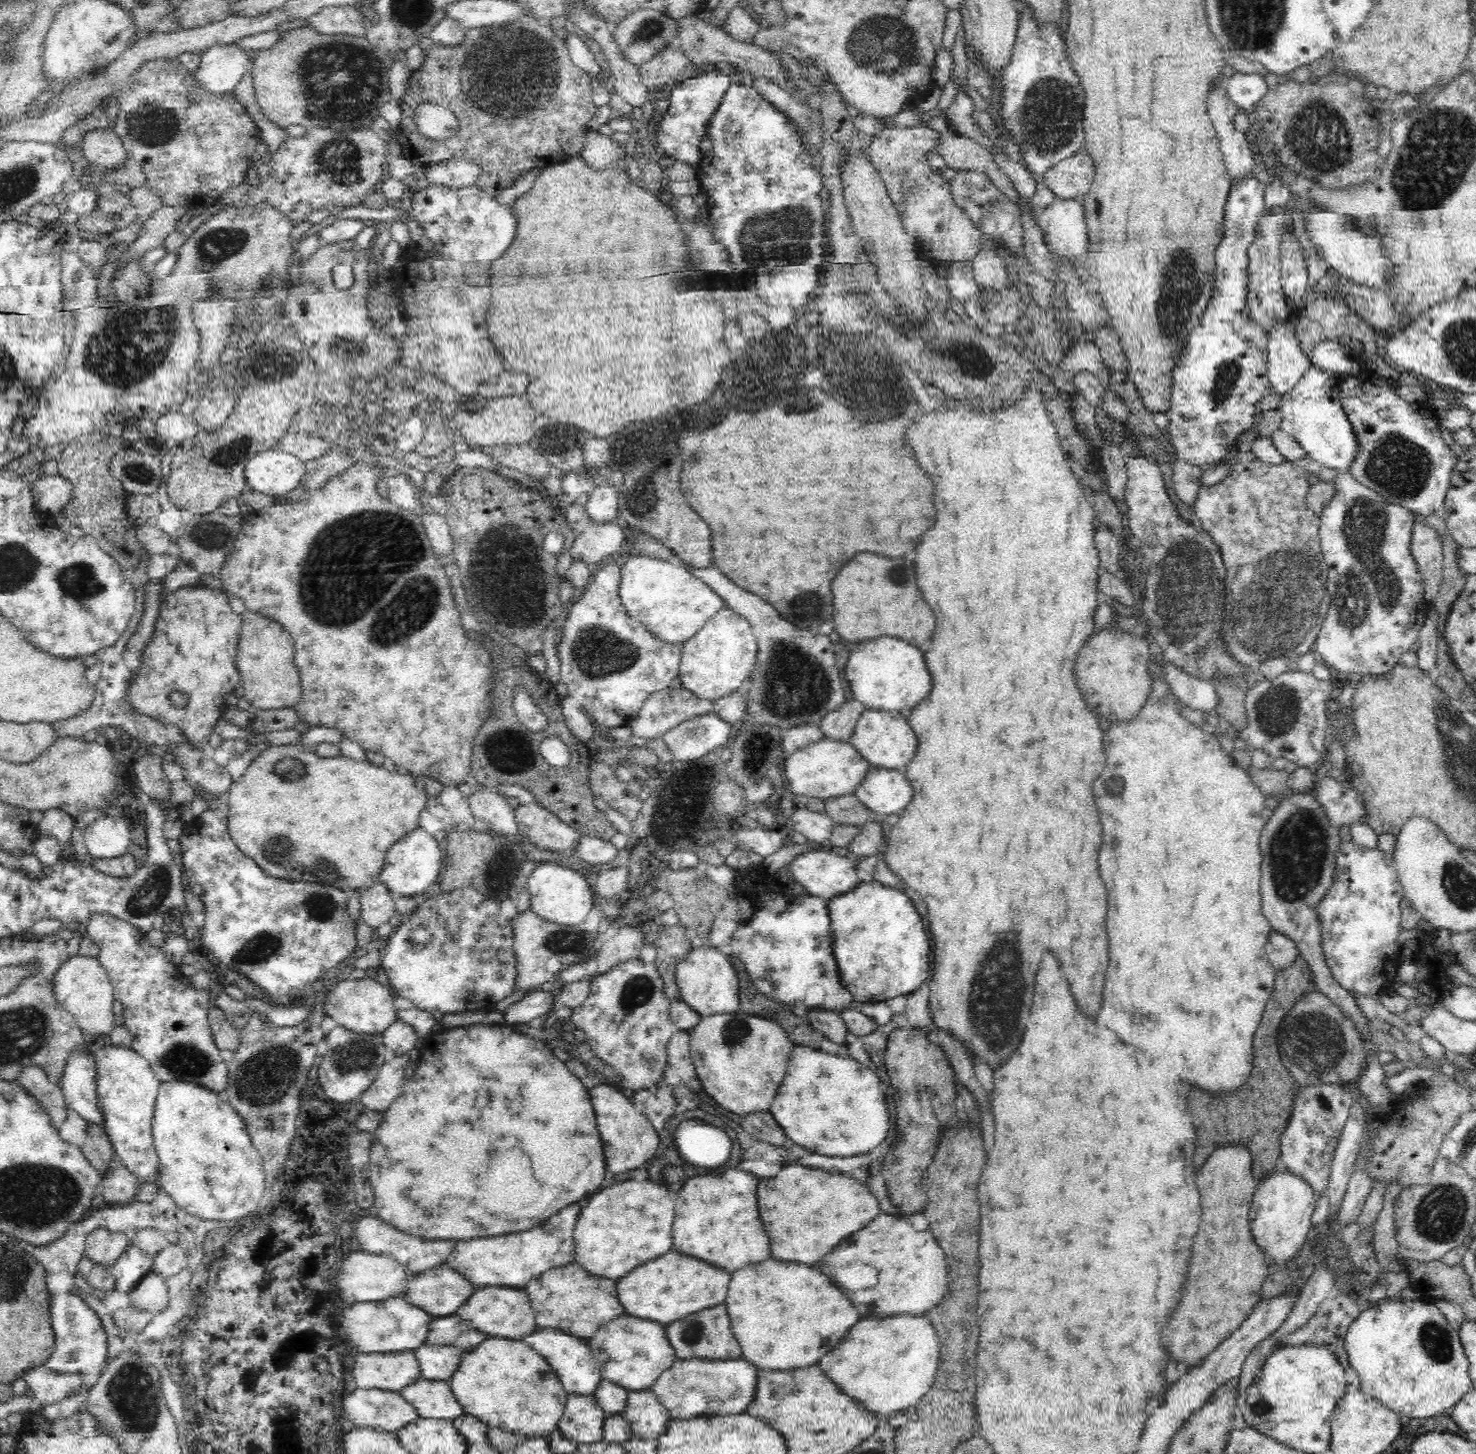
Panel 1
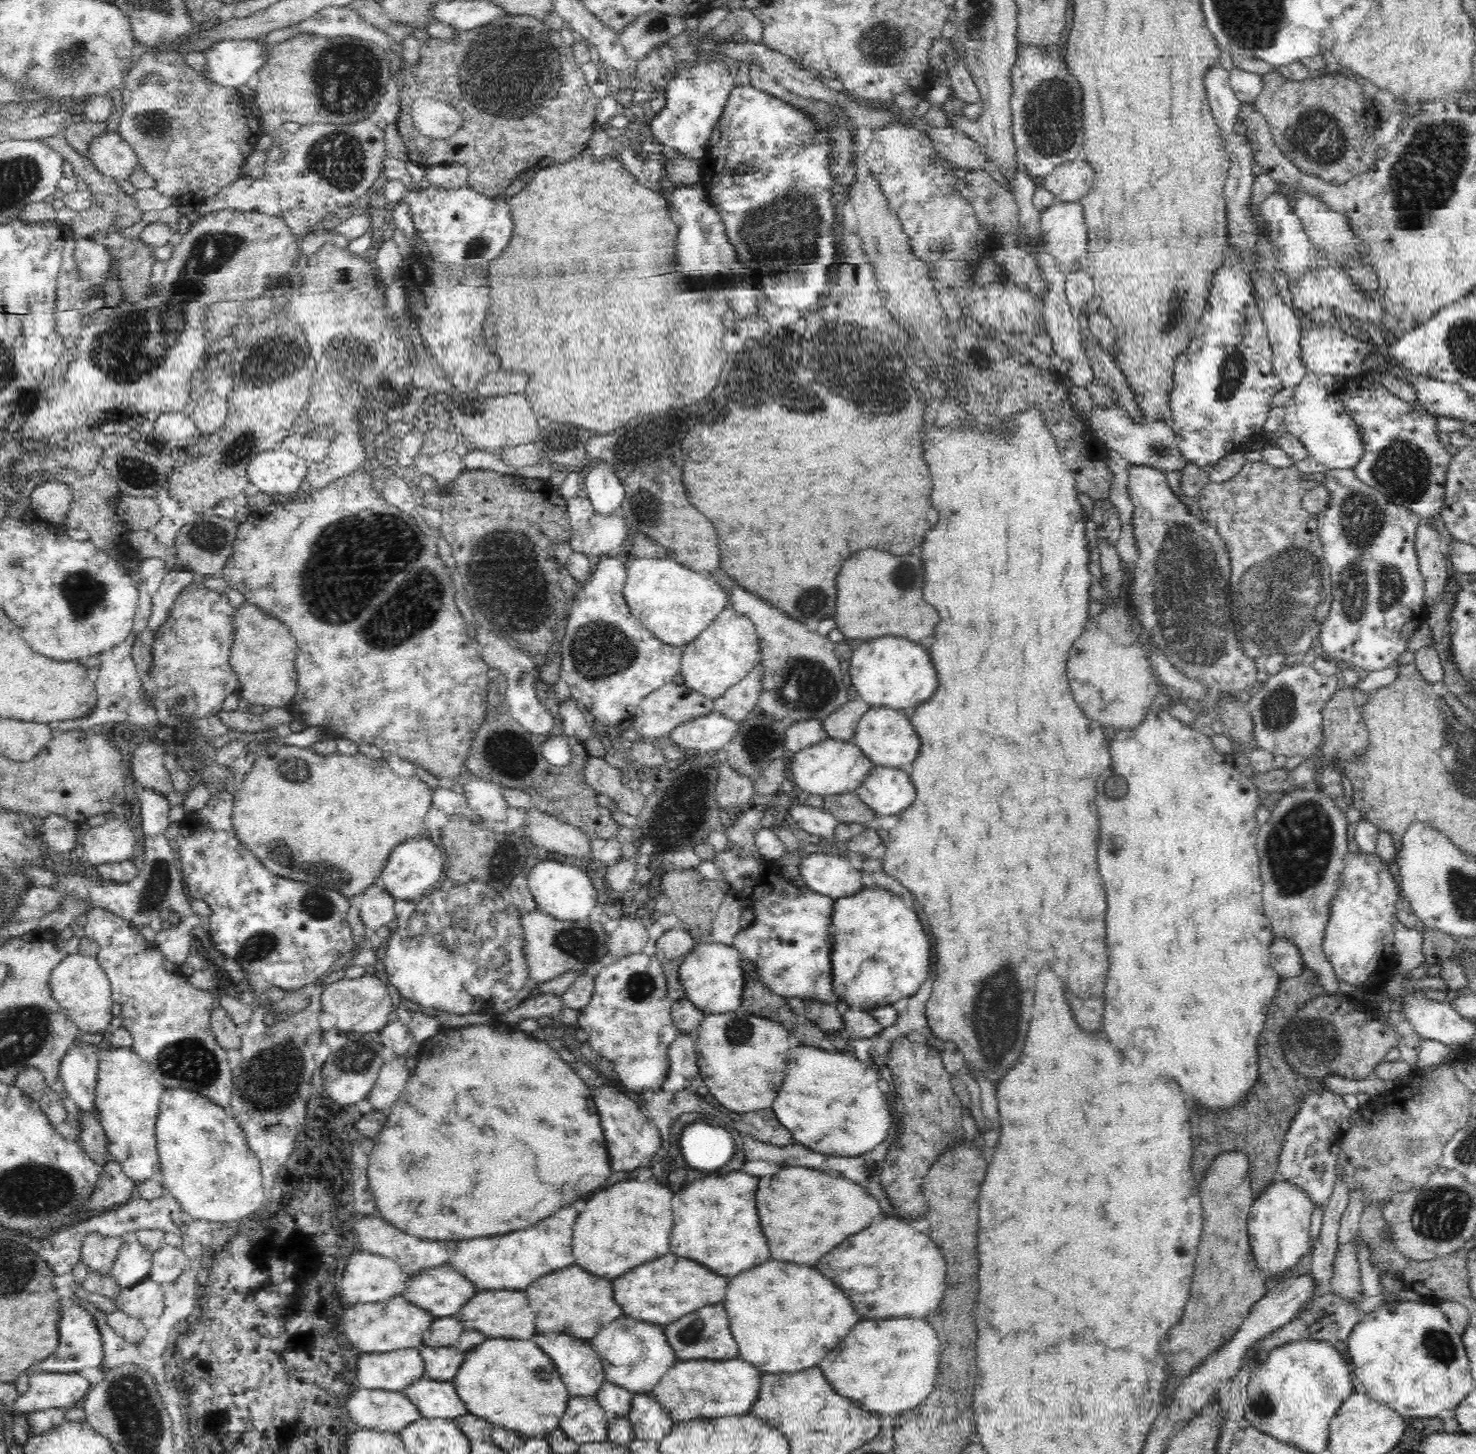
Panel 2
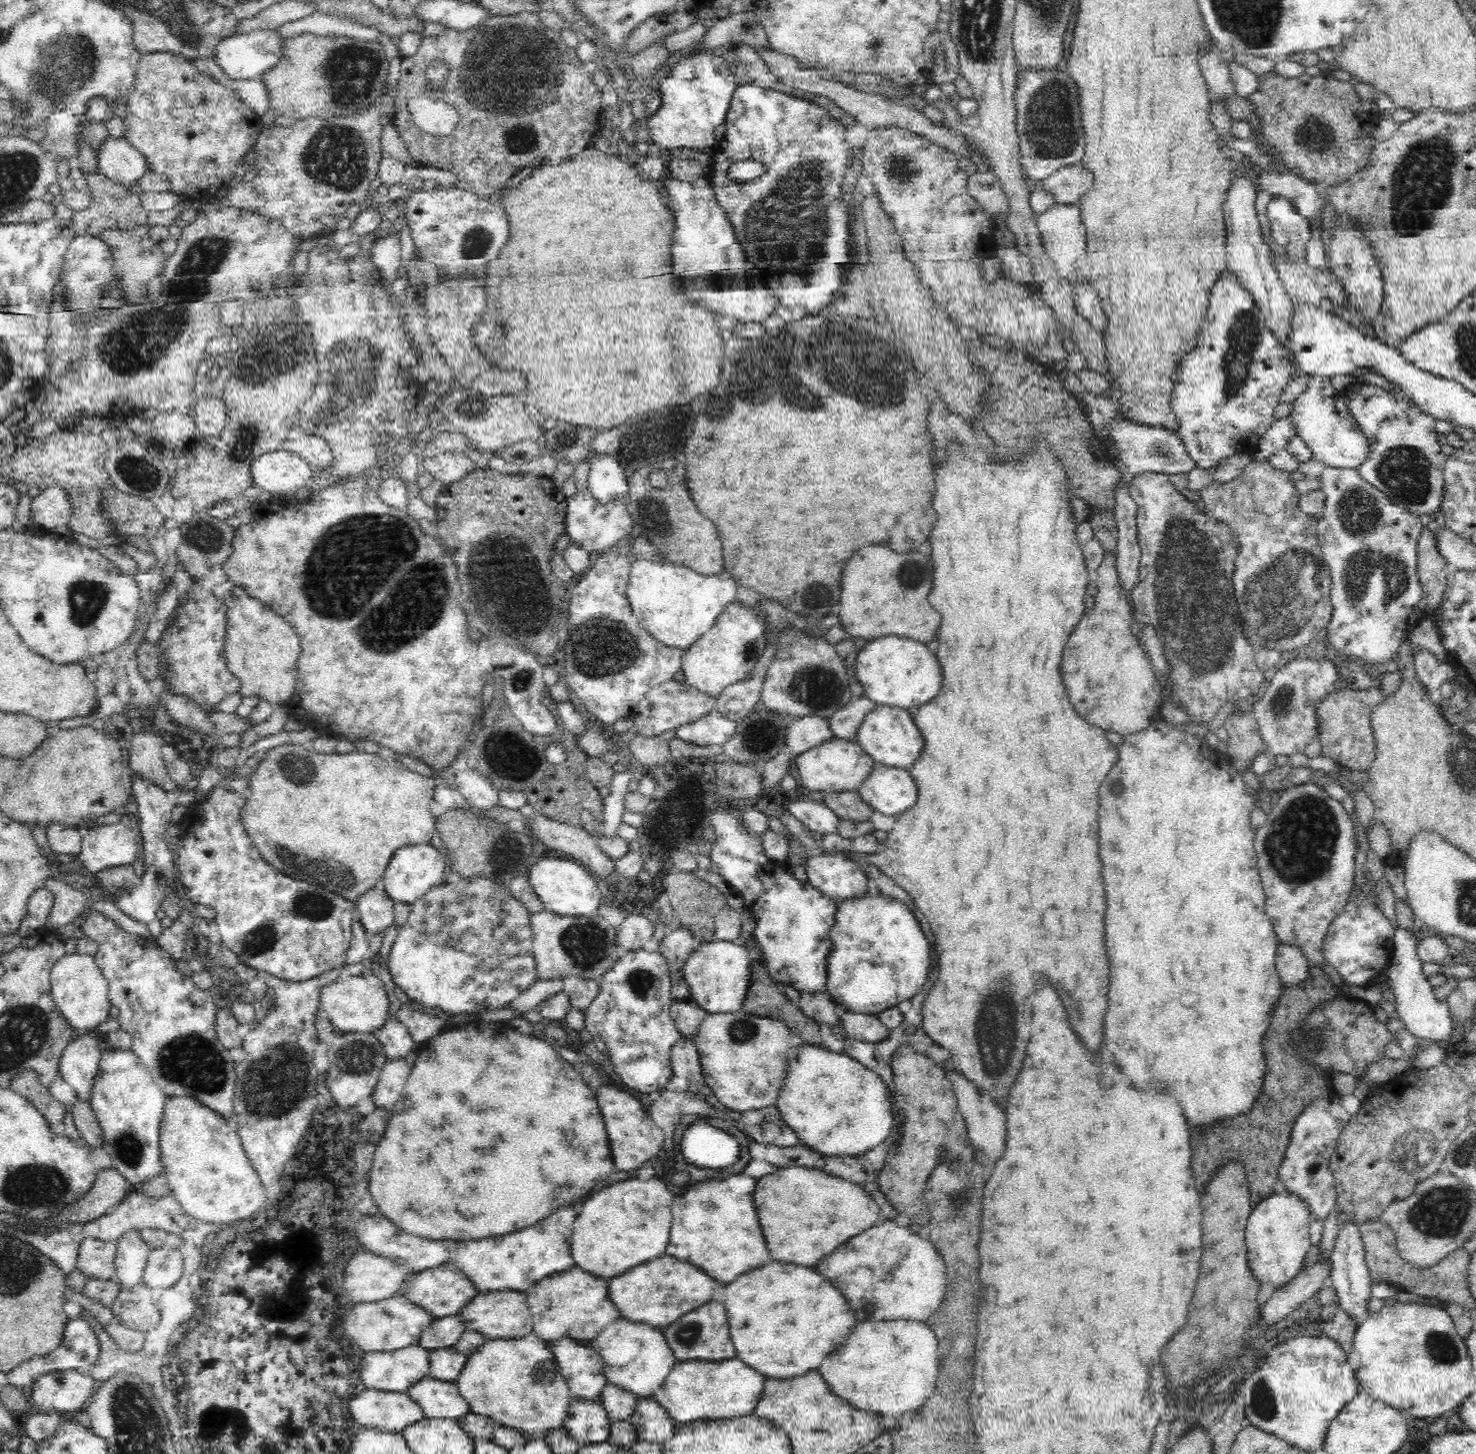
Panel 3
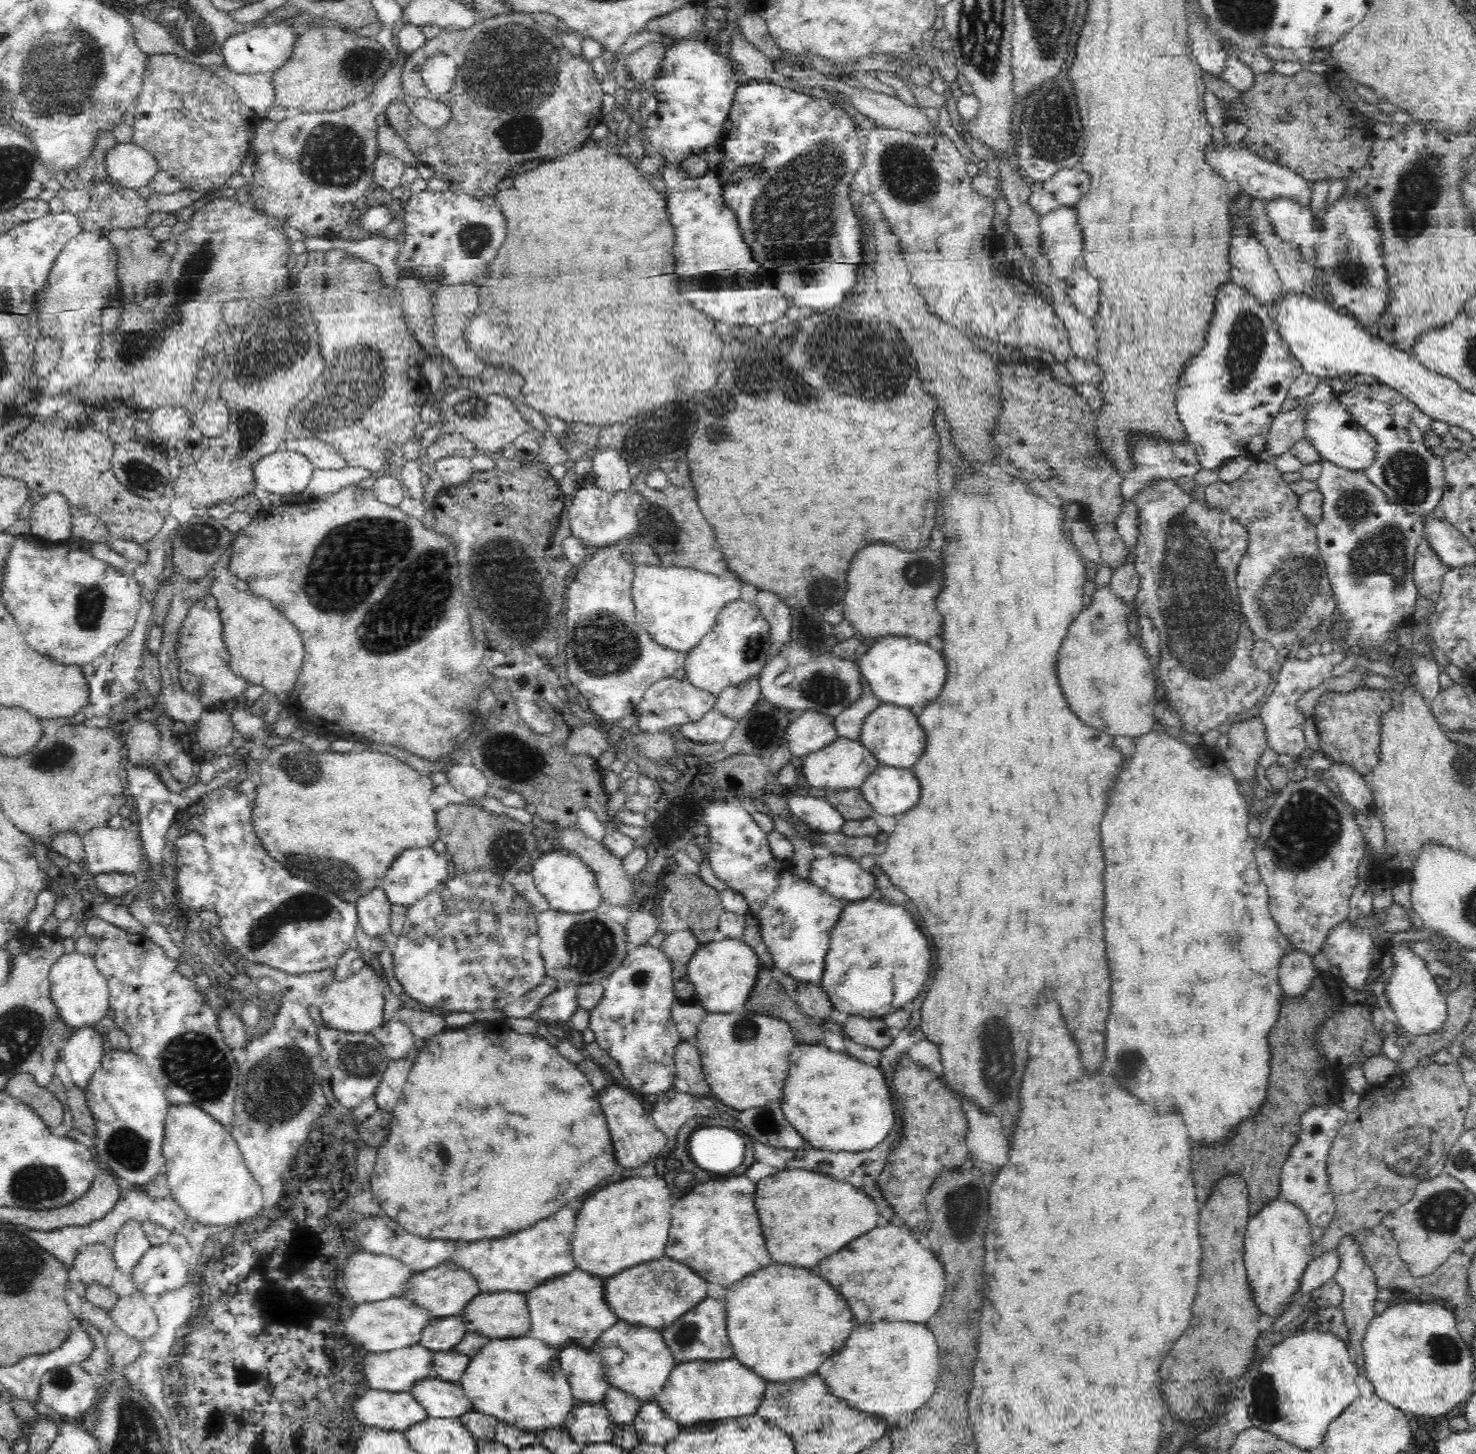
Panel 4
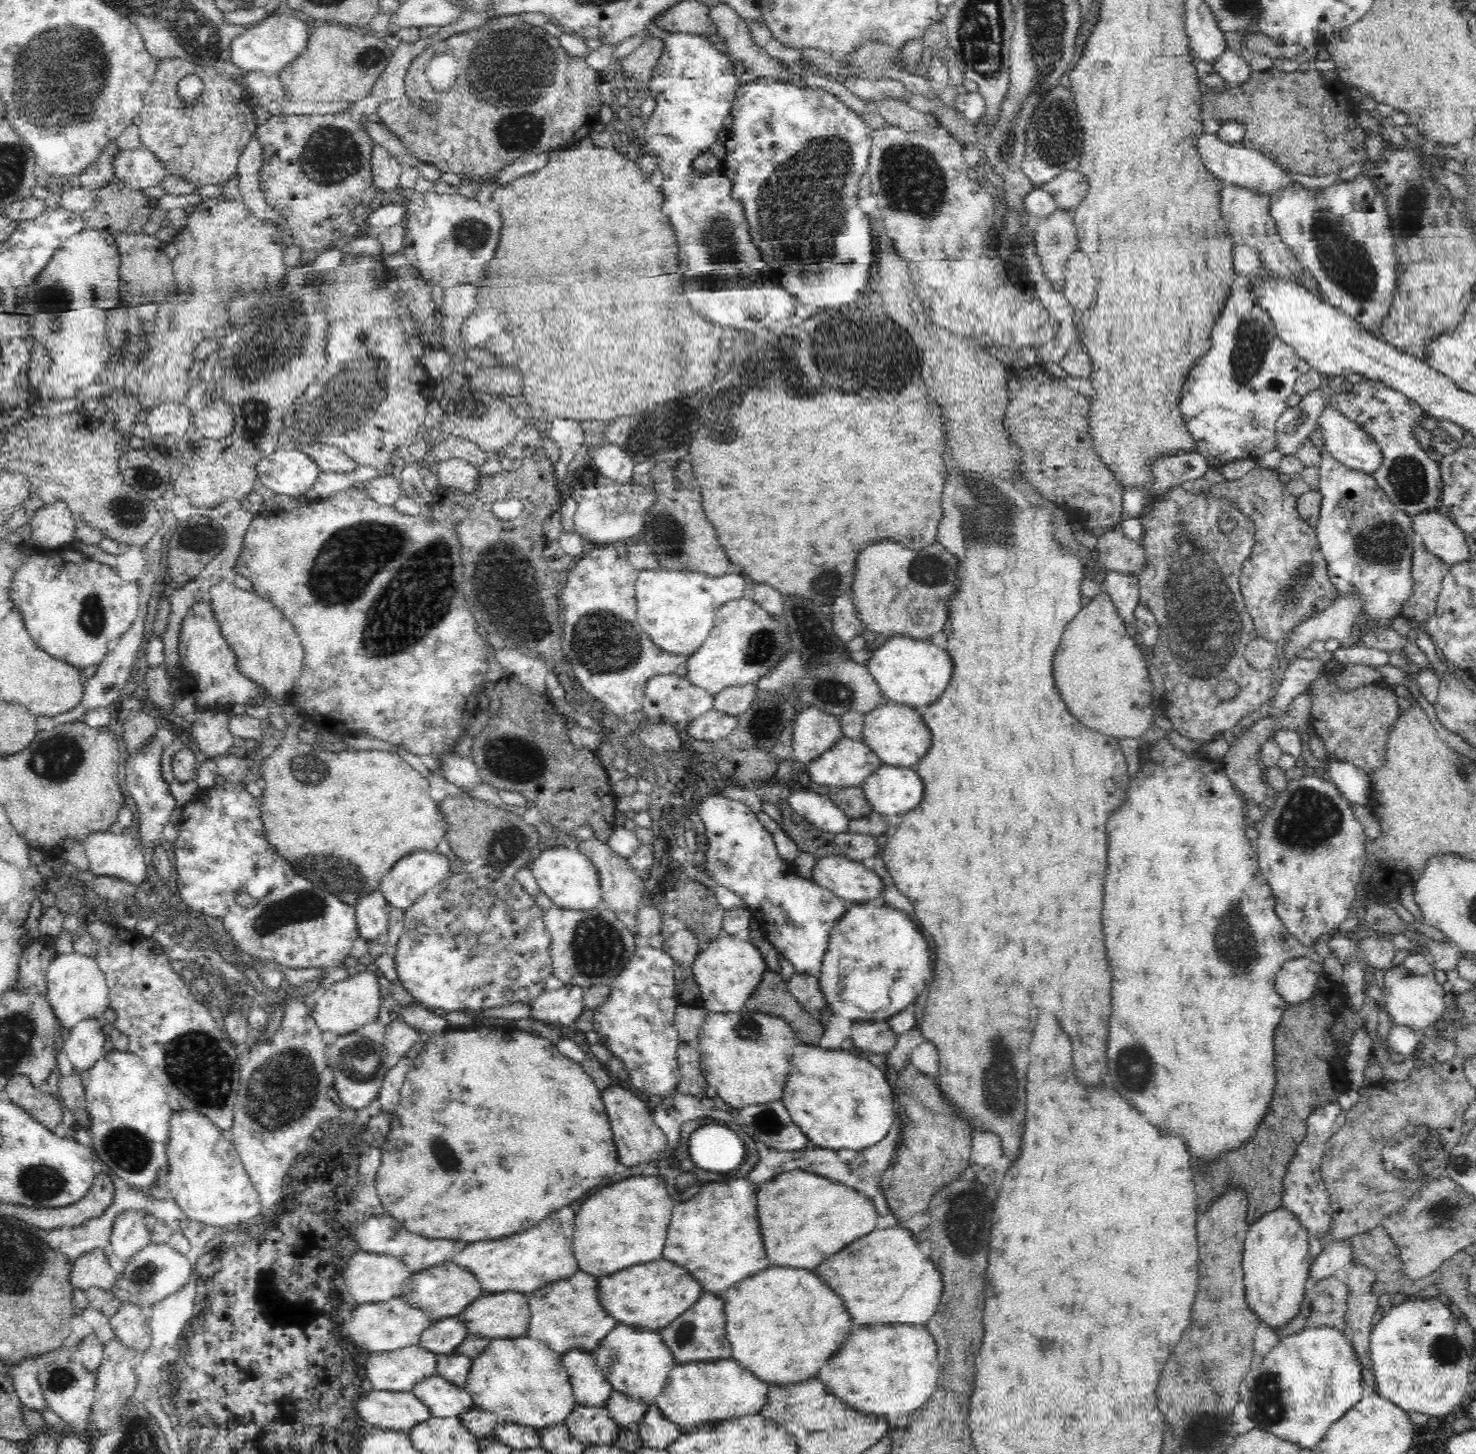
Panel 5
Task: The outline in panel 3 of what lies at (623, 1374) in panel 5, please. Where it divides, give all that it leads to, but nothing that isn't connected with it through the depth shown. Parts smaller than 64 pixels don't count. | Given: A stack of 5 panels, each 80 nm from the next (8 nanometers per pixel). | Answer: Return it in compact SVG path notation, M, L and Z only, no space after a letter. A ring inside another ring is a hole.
M616 1320L614 1324L606 1326L594 1340L588 1342L588 1344L596 1351L604 1350L608 1346L608 1342L614 1338L614 1336L620 1336L620 1338L632 1338L640 1344L640 1350L638 1350L638 1356L626 1364L626 1366L610 1366L610 1364L604 1365L604 1374L606 1375L607 1382L616 1385L632 1394L640 1397L648 1397L654 1395L654 1391L658 1386L662 1386L663 1380L668 1376L668 1373L674 1364L676 1364L675 1354L672 1347L666 1344L664 1340L664 1334L662 1334L663 1328L652 1328L648 1324L634 1324L630 1320Z

